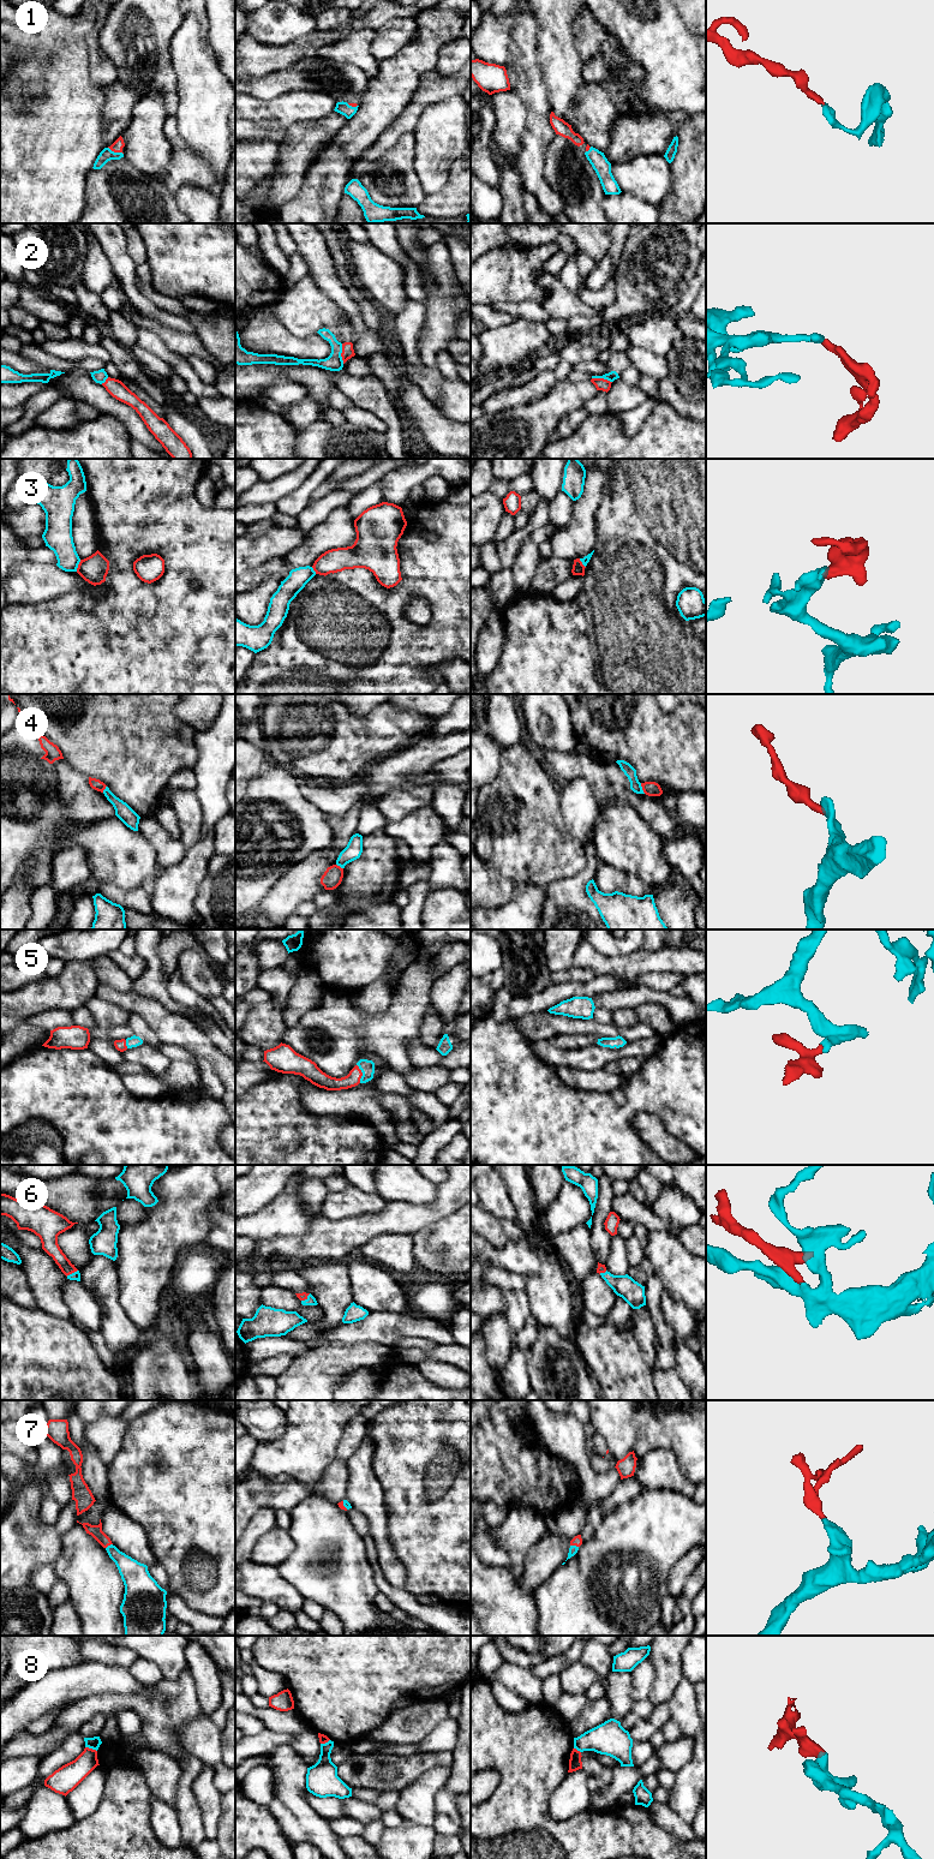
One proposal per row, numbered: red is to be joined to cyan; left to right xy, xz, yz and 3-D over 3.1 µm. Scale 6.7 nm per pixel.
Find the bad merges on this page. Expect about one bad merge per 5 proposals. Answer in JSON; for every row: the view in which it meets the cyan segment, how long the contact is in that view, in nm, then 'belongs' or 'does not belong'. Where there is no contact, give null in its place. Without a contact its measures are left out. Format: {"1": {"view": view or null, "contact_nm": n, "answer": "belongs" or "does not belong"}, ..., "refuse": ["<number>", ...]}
{"1": {"view": "xy", "contact_nm": 120, "answer": "belongs"}, "2": {"view": "xz", "contact_nm": 140, "answer": "does not belong"}, "3": {"view": "xy", "contact_nm": 90, "answer": "does not belong"}, "4": {"view": "yz", "contact_nm": 80, "answer": "does not belong"}, "5": {"view": "xz", "contact_nm": 130, "answer": "belongs"}, "6": {"view": "xy", "contact_nm": 90, "answer": "belongs"}, "7": {"view": "yz", "contact_nm": 60, "answer": "belongs"}, "8": {"view": "xy", "contact_nm": 90, "answer": "does not belong"}, "refuse": ["2", "3", "4", "8"]}

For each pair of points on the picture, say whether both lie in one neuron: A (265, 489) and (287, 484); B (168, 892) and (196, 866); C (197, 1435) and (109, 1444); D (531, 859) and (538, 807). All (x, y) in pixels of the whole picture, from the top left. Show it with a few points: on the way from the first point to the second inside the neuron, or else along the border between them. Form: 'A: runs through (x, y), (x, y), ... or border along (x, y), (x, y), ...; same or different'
A: runs through (270, 489), (277, 489), (282, 485); same
B: runs through (175, 886), (189, 873); same
C: border along (129, 1423), (123, 1445), (108, 1466); different
D: runs through (538, 846), (538, 820); same

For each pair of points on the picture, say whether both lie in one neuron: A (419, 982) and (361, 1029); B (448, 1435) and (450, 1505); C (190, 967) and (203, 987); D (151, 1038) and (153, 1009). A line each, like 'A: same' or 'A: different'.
A: same
B: same
C: same
D: different

